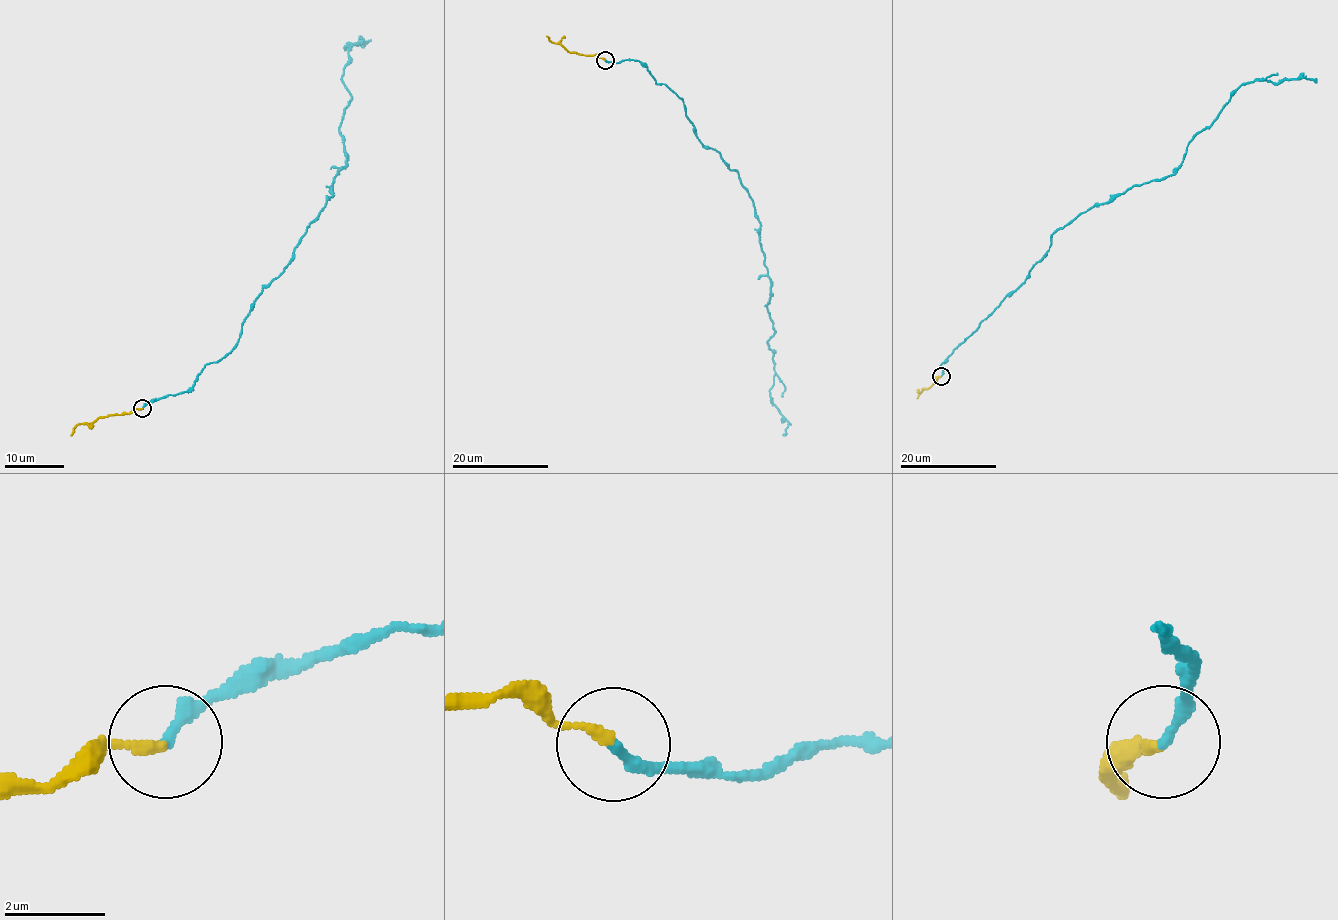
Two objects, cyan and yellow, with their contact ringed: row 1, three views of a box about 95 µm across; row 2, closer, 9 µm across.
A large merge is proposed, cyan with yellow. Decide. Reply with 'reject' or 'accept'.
reject

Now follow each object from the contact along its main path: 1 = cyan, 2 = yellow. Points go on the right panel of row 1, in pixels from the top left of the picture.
1: (941, 376), (942, 363), (1019, 286), (1051, 237), (1095, 205), (1171, 175), (1187, 145), (1241, 85), (1317, 82)
2: (941, 376), (917, 398)

